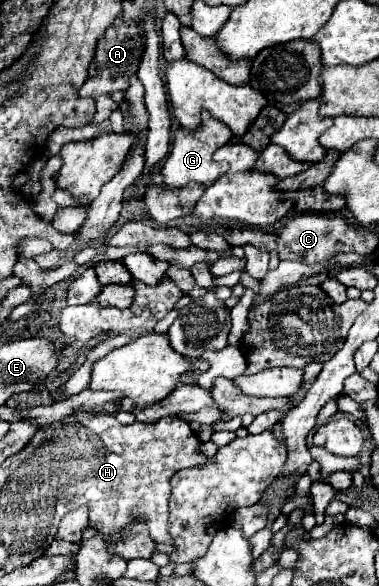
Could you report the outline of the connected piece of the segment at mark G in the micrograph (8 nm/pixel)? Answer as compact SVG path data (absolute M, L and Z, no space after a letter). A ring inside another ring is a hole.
M203 112L203 126L199 130L185 132L183 128L179 128L175 132L175 142L173 142L171 156L167 156L167 160L161 168L161 174L165 178L167 188L185 188L189 182L199 182L199 184L211 186L217 180L217 176L227 174L229 164L227 162L215 162L213 154L215 154L217 148L225 146L231 138L233 138L231 130L221 120L209 116L207 112Z

